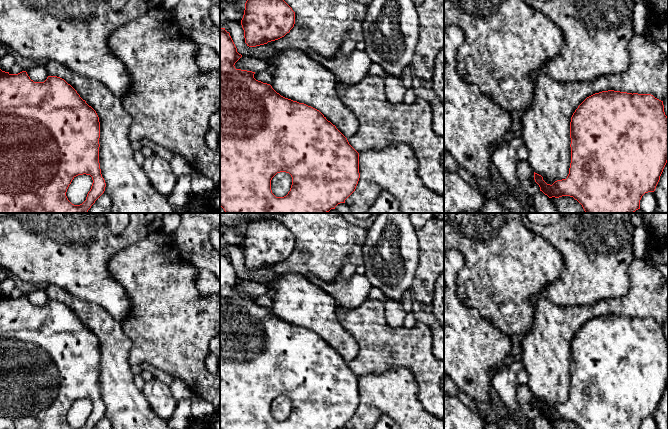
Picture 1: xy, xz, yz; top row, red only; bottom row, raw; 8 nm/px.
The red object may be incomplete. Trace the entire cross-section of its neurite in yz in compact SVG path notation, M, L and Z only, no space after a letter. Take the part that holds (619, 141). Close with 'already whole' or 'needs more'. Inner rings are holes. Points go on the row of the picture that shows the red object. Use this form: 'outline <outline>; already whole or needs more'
outline M614 90L602 91L587 97L575 110L570 122L571 138L571 163L569 174L566 179L557 180L552 185L547 184L543 177L534 172L534 180L549 198L570 196L577 200L583 207L585 213L634 213L640 209L640 200L645 193L654 192L660 180L660 176L668 161L668 117L664 112L663 101L651 94L627 93Z; already whole

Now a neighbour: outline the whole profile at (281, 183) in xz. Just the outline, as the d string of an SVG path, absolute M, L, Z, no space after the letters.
M277 173L271 180L271 190L276 197L284 197L290 191L292 177L289 173Z

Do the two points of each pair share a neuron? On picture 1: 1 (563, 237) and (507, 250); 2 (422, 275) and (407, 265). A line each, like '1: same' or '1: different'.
1: different
2: different

